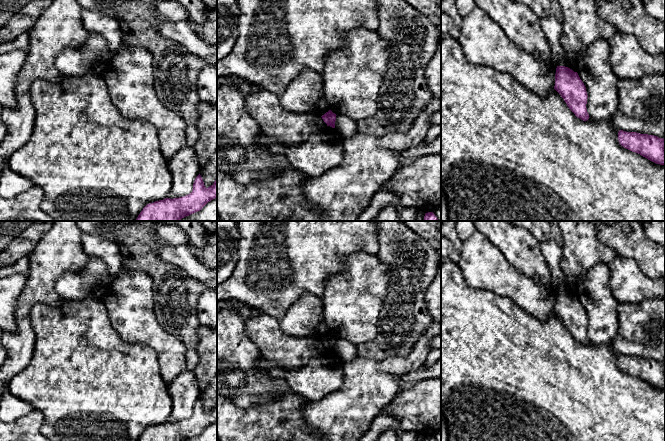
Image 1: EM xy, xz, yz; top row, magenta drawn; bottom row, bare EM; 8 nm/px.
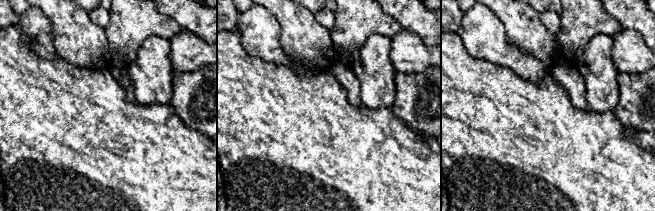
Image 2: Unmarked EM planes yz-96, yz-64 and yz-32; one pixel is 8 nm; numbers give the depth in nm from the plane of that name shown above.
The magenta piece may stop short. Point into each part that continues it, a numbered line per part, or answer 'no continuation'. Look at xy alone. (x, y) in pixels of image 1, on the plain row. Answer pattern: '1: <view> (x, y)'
no continuation

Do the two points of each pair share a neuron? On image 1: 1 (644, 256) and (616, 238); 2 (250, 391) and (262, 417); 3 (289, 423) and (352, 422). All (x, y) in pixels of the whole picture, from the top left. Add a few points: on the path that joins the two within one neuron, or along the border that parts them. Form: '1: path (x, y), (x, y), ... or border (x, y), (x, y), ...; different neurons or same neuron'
1: path (637, 249), (628, 240), (623, 238); same neuron
2: border (279, 395), (275, 400), (248, 408), (234, 404); different neurons
3: border (308, 401), (302, 415), (315, 430); different neurons

